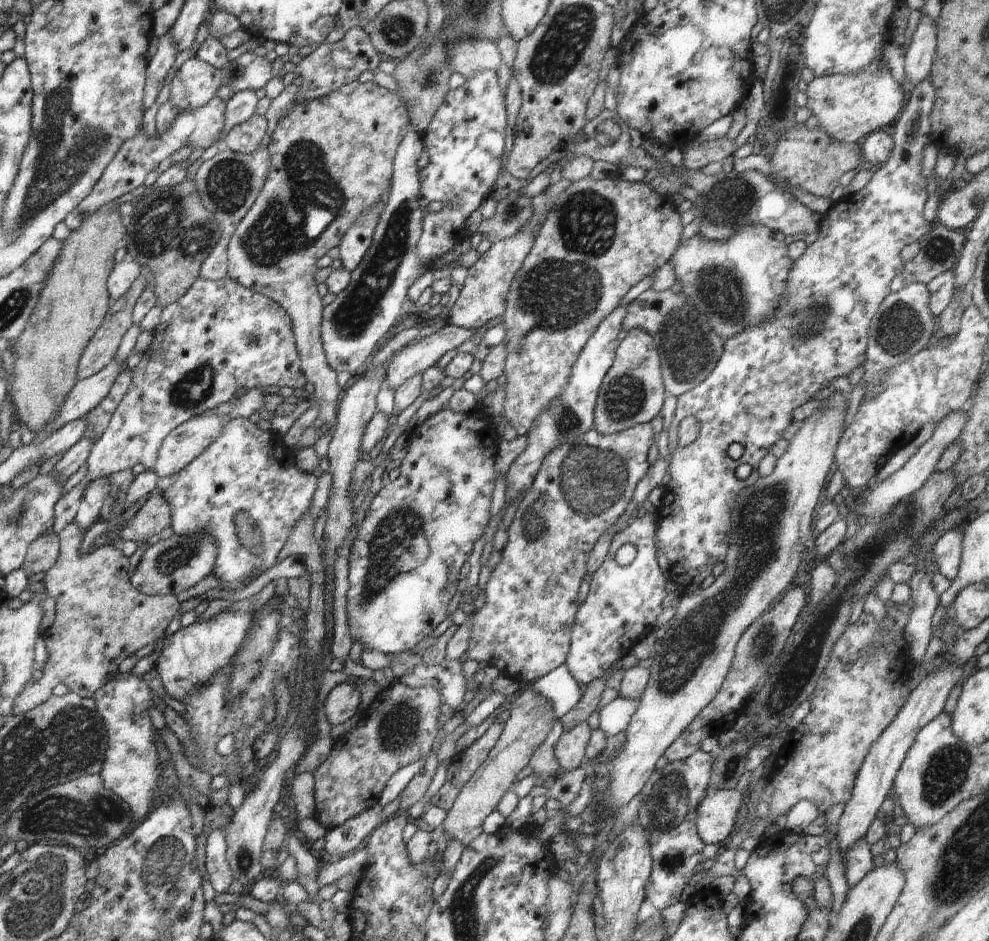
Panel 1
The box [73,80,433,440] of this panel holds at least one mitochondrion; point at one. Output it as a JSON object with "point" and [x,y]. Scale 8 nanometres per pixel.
{"point":[275,233]}

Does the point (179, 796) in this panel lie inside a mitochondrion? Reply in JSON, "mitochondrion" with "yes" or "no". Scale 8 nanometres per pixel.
{"mitochondrion":"no"}

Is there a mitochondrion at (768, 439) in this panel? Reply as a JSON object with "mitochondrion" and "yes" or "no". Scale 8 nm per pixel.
{"mitochondrion":"no"}

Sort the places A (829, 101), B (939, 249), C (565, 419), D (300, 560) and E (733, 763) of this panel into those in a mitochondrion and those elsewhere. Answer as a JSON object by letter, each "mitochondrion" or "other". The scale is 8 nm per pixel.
{"A":"mitochondrion","B":"mitochondrion","C":"mitochondrion","D":"other","E":"other"}

